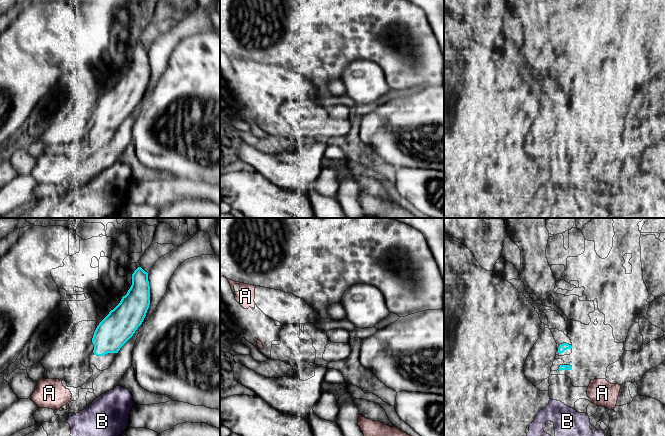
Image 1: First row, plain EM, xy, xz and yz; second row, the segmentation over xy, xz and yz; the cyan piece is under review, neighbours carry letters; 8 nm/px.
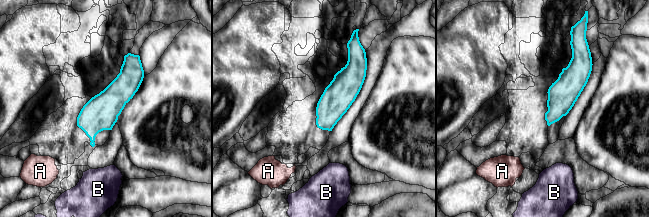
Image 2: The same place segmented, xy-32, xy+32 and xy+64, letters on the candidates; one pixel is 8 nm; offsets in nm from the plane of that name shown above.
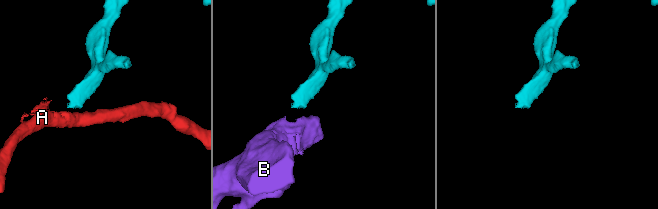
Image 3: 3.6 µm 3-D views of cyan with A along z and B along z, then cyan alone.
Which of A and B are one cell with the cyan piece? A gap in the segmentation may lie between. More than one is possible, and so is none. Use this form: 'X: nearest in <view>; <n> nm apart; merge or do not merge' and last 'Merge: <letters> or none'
A: nearest in yz; 180 nm apart; do not merge
B: nearest in yz; 240 nm apart; merge
Merge: B

